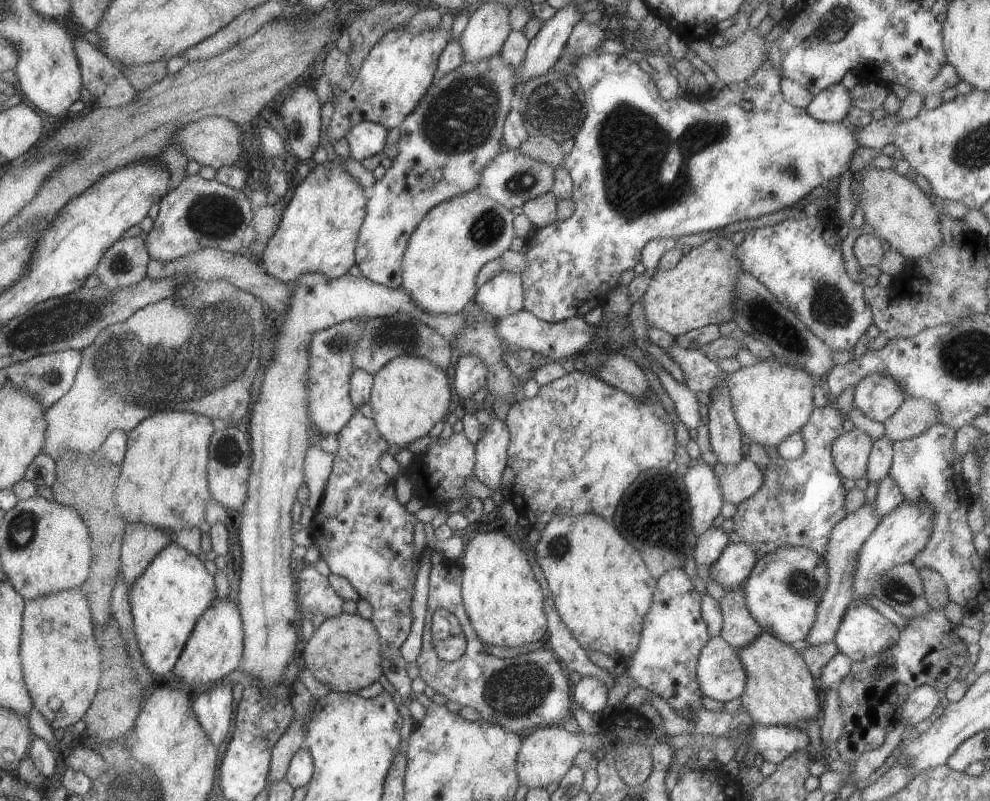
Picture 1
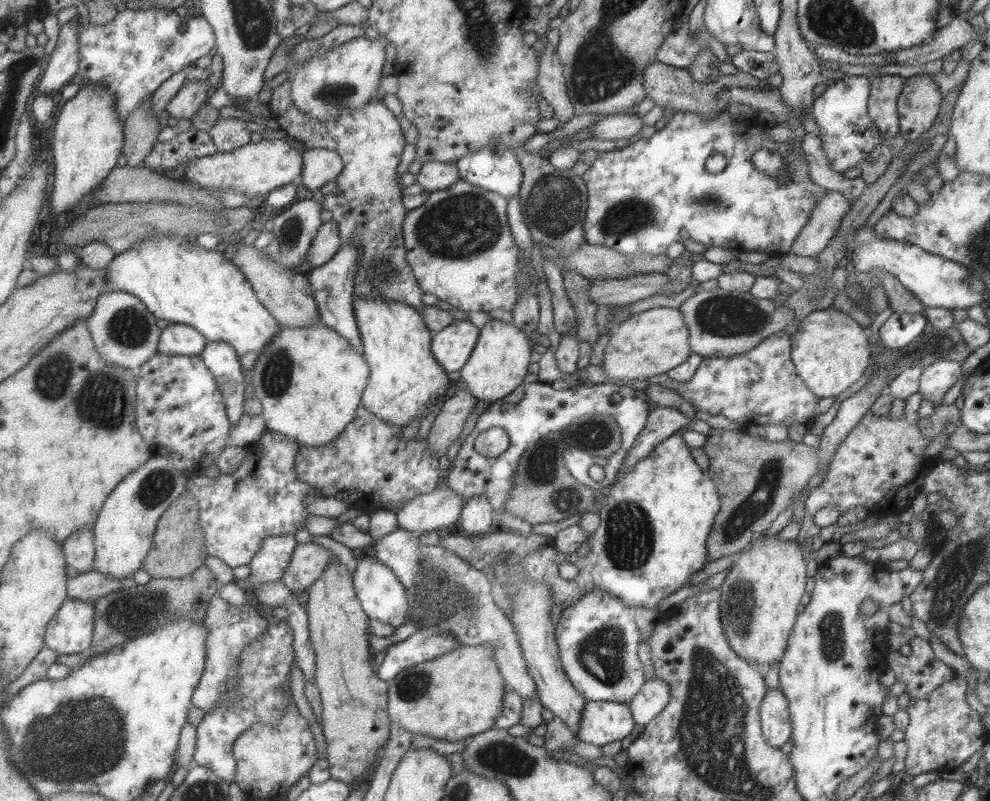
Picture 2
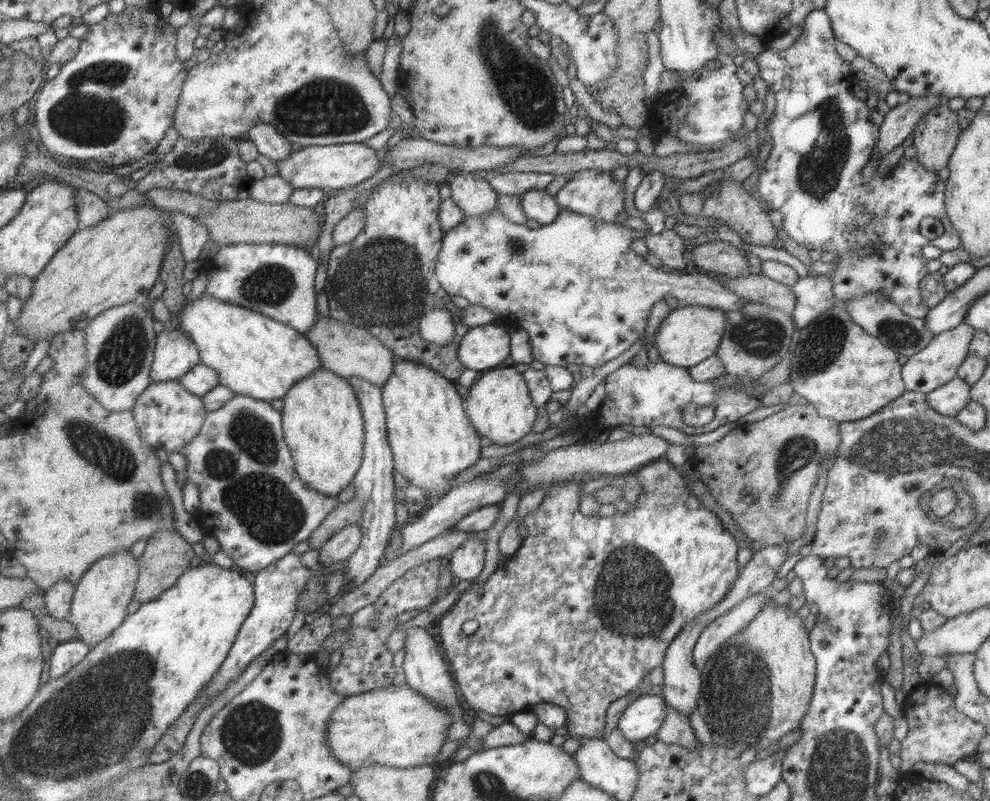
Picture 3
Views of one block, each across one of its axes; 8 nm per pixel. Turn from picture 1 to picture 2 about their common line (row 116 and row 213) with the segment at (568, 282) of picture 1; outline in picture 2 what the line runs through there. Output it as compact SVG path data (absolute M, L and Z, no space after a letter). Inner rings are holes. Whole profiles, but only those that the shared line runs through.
M723 110L715 118L675 111L664 121L664 128L658 126L649 138L639 136L635 143L624 148L599 153L581 176L587 193L587 208L582 222L585 243L614 248L627 256L640 252L651 256L665 254L669 244L682 243L683 240L699 242L705 248L729 248L735 253L760 250L770 258L787 253L793 239L809 221L816 202L828 192L809 178L807 162L801 156L803 153L791 150L787 143L761 138L753 126L737 122ZM760 149L777 152L783 157L785 180L771 180L755 170L752 155ZM716 154L725 157L725 167L718 173L709 173L705 170L705 160Z

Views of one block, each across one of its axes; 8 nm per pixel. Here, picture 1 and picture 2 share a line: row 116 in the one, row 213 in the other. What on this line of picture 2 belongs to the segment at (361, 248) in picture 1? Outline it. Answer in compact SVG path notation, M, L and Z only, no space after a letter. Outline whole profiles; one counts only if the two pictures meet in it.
M457 179L447 188L430 192L417 208L407 210L407 216L403 218L404 257L421 292L429 292L465 312L512 309L518 297L516 274L521 267L529 265L529 260L522 264L522 256L511 238L506 204L504 196Z

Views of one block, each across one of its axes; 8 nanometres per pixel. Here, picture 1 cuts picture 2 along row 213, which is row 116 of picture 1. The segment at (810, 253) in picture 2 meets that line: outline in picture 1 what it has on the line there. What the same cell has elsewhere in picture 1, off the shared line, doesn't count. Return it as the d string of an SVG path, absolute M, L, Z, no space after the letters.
M839 82L821 90L805 110L818 122L843 123L852 107L850 92Z

